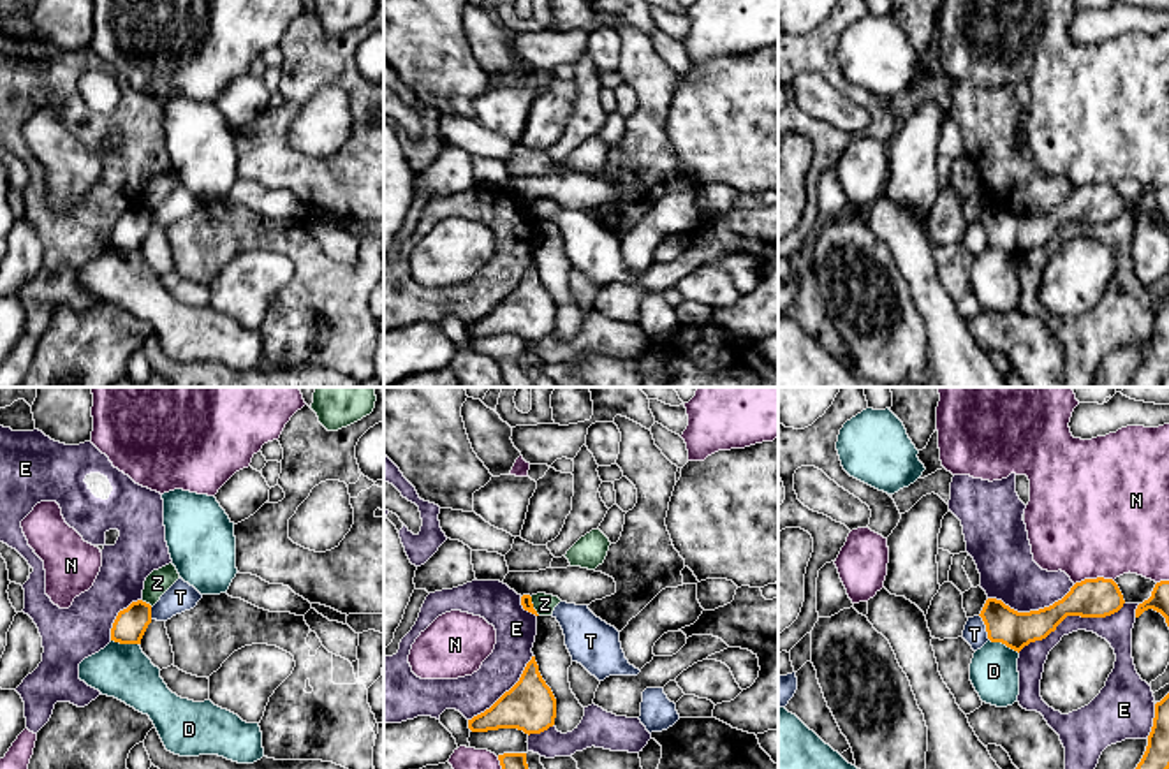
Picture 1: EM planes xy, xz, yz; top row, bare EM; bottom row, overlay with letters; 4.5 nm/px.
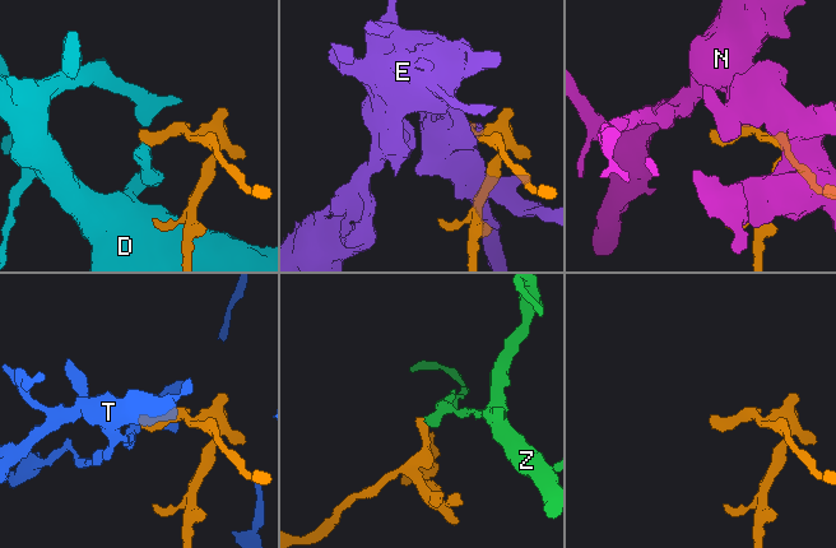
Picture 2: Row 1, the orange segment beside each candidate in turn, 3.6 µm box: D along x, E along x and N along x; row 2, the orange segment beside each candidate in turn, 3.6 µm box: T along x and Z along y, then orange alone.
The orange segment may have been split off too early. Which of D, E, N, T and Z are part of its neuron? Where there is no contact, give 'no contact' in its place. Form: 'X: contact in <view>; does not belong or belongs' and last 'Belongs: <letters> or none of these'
D: contact in yz; does not belong
E: contact in yz; does not belong
N: contact in yz; does not belong
T: contact in yz; does not belong
Z: contact in xz; does not belong
Belongs: none of these

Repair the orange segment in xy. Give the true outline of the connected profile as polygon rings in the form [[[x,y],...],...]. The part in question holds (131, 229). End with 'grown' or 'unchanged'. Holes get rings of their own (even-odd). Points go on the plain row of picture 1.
[[[137,206],[120,216],[113,234],[111,246],[120,250],[141,250],[141,245],[151,229],[151,211]]]; unchanged

